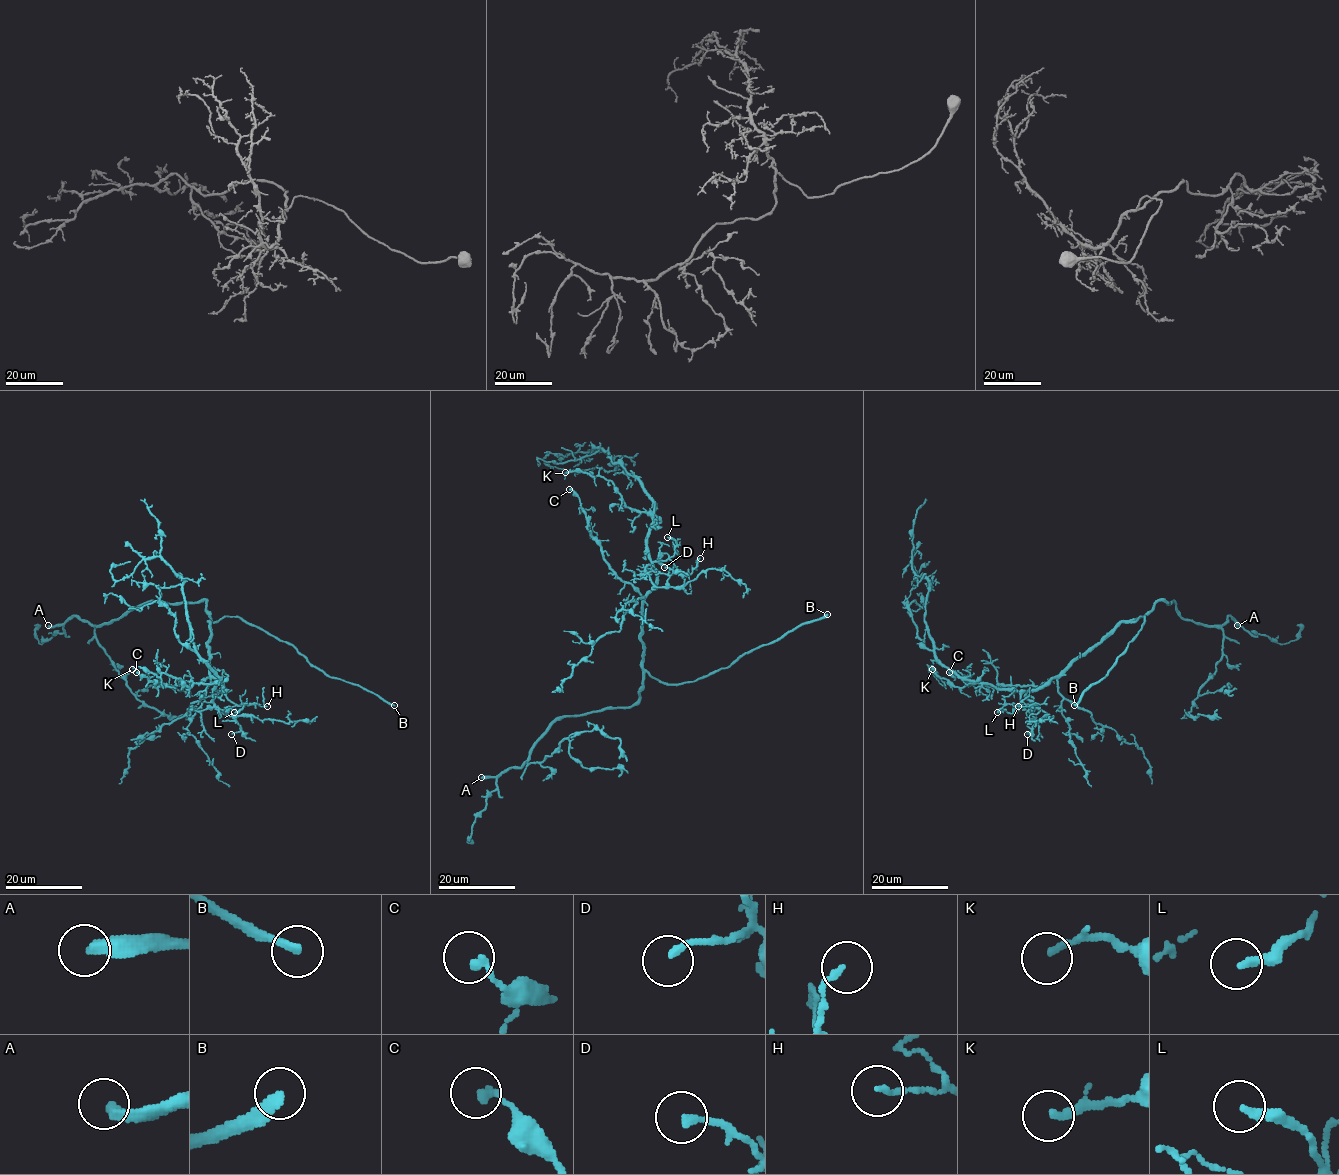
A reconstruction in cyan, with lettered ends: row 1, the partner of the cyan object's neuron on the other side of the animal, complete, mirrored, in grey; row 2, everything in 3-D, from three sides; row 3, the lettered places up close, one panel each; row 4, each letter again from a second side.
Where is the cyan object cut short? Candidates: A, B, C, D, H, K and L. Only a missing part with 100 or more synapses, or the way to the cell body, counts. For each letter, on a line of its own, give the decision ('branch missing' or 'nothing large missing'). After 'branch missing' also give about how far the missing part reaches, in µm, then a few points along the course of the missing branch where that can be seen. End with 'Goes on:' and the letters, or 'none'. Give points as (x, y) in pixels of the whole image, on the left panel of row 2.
A: branch missing; about 80 µm are missing
B: branch missing; about 30 µm are missing
C: nothing large missing
D: nothing large missing
H: nothing large missing
K: nothing large missing
L: nothing large missing
Goes on: A, B

